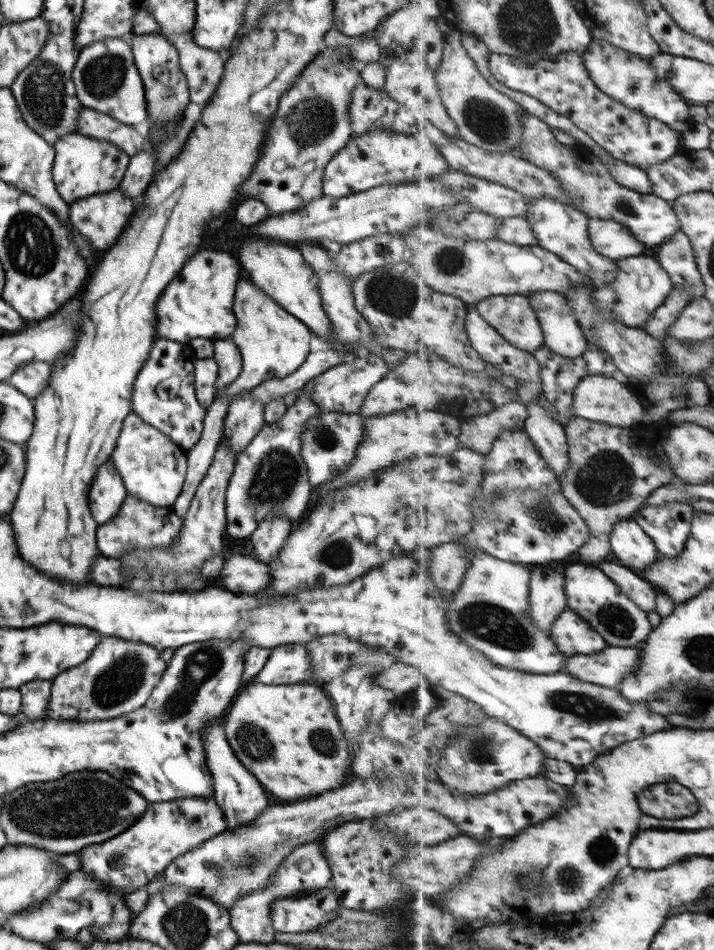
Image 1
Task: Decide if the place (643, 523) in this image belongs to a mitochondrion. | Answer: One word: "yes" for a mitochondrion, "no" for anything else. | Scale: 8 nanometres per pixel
no

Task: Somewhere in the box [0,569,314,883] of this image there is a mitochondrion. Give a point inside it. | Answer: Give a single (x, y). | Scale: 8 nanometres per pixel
(85, 804)

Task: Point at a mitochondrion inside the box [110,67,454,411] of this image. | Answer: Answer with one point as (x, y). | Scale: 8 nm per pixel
(312, 120)

